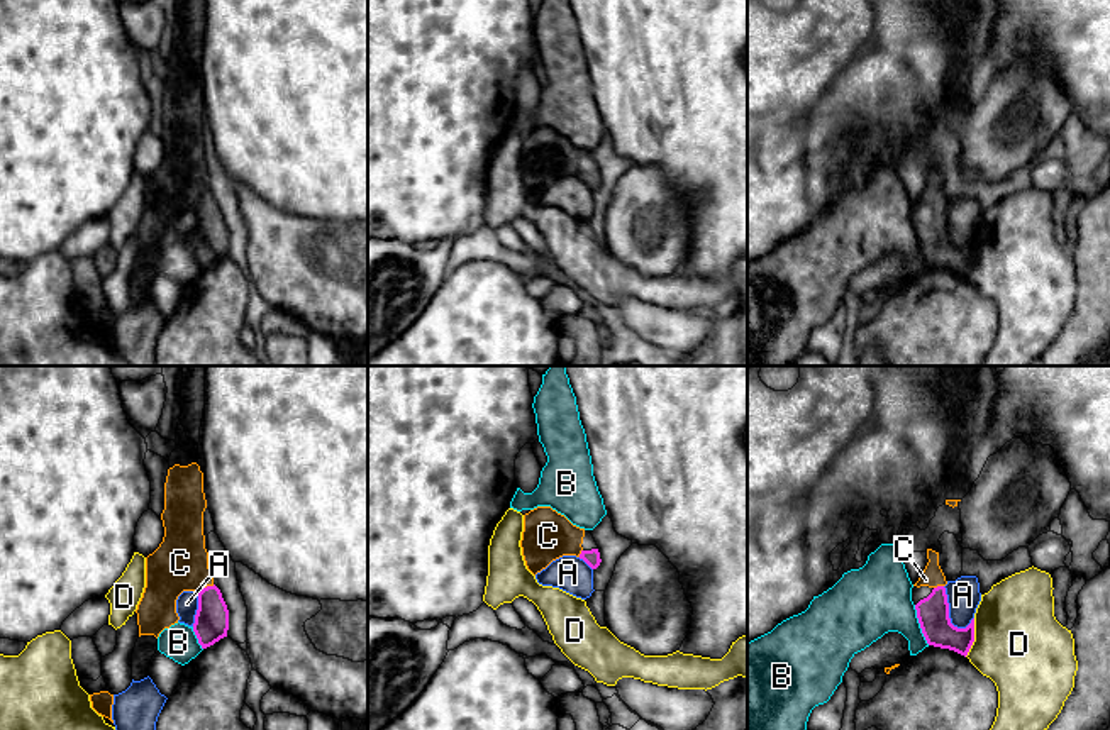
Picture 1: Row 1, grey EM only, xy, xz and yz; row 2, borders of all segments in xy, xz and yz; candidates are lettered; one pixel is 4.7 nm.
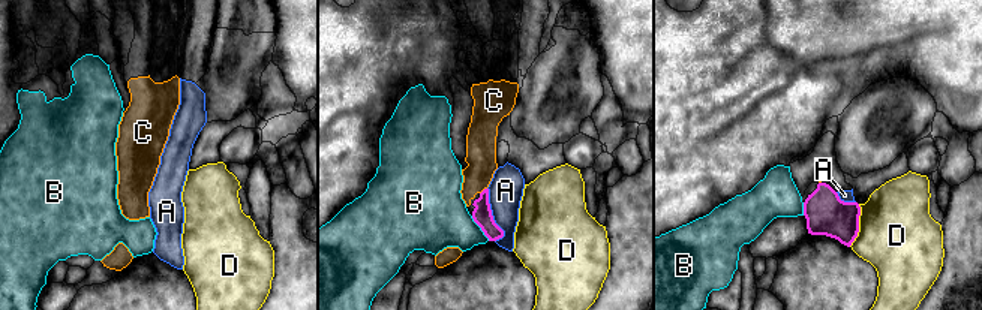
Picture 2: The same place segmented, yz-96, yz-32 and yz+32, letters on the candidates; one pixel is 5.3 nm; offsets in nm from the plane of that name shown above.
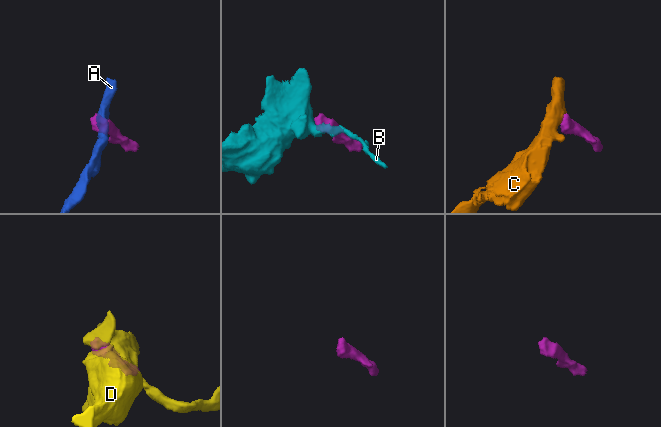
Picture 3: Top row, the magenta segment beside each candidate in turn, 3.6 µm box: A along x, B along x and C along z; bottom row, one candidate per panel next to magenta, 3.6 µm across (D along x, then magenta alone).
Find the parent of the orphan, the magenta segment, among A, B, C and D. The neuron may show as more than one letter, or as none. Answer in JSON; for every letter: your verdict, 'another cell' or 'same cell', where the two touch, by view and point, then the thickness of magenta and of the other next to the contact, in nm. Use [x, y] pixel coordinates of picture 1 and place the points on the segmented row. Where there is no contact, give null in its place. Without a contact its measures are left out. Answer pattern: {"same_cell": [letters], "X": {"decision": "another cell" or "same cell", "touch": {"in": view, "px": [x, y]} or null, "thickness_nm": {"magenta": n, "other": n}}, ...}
{"same_cell": ["C"], "A": {"decision": "another cell", "touch": {"in": "yz", "px": [948, 612]}, "thickness_nm": {"magenta": 160, "other": 160}}, "B": {"decision": "another cell", "touch": {"in": "yz", "px": [921, 625]}, "thickness_nm": {"magenta": 160, "other": 340}}, "C": {"decision": "same cell", "touch": {"in": "xy", "px": [207, 586]}, "thickness_nm": {"magenta": 160, "other": 260}}, "D": {"decision": "another cell", "touch": {"in": "yz", "px": [973, 637]}, "thickness_nm": {"magenta": 160, "other": 420}}}

